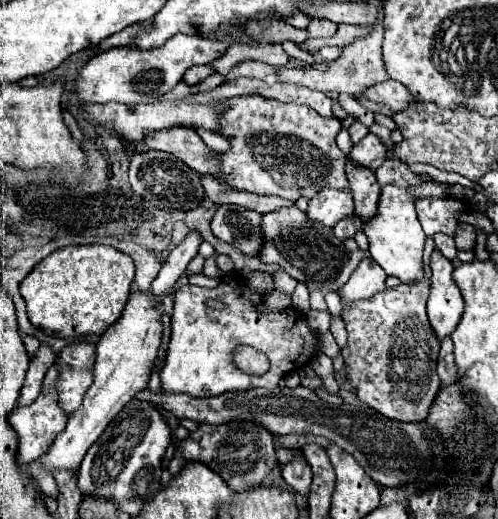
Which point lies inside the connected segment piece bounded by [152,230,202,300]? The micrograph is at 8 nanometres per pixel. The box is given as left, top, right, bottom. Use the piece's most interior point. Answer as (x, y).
(179, 258)

